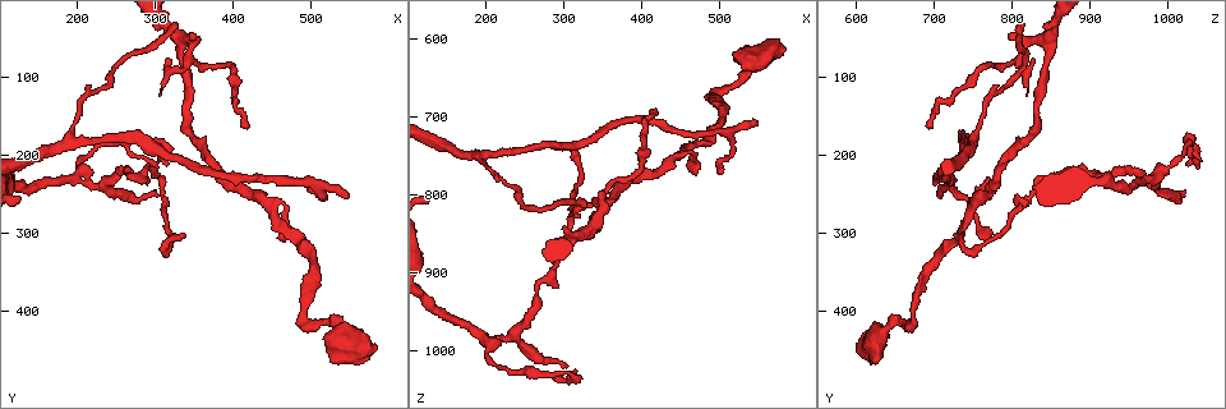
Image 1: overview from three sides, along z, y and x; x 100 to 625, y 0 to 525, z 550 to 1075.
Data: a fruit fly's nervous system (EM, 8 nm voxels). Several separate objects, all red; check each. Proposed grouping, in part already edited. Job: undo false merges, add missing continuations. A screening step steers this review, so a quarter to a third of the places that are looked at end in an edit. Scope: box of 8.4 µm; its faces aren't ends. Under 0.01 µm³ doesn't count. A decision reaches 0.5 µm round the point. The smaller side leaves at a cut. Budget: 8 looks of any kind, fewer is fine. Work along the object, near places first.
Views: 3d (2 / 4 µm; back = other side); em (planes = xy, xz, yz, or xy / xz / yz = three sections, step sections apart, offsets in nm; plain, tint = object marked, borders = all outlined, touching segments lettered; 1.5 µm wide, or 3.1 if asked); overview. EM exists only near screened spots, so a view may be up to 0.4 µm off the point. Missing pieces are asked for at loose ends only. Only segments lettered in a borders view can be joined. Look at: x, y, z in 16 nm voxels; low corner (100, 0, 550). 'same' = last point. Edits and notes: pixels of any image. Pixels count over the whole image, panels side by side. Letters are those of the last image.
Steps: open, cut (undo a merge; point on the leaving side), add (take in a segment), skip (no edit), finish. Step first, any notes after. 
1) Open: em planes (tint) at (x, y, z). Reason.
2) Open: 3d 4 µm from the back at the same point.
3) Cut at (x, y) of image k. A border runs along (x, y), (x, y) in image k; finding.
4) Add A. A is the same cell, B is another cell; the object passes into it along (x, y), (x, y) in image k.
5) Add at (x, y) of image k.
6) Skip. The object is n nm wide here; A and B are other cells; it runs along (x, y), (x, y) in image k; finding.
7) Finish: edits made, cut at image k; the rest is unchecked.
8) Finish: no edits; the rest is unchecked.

Open: em yz step 4 (tint) at (455, 285, 740). Branch point.

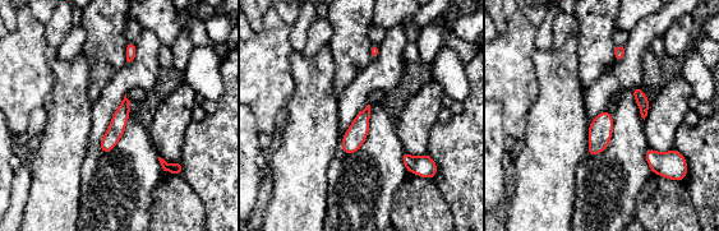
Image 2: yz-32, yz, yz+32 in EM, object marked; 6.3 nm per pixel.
Open: em planes (borders) at the same point. Another direction.

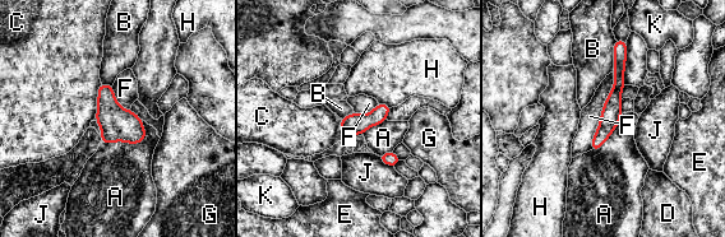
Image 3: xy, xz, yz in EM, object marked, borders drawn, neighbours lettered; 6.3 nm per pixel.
Skip. The object is 130 nm wide here; A, B, C, D, E, F, G, H, J and K are other cells; a border runs along (613, 73), (613, 87), (590, 149) in image 3; all the same neuron.

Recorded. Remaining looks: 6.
Open: em xz step 8 (borders) at (300, 255, 1025). Free end.

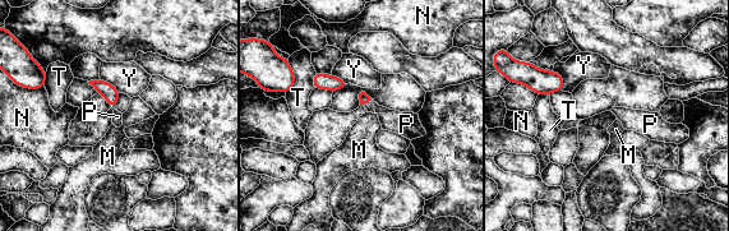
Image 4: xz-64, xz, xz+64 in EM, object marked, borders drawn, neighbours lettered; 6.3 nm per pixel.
Open: em planes (borders) at the same point. Cut it another way.

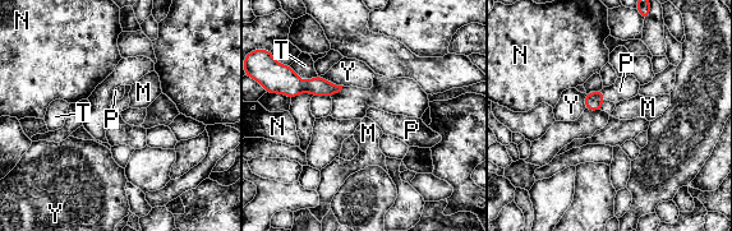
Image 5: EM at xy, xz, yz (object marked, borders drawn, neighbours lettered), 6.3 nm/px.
Add P. P is the same cell, M, N, T and Y are other cells; the neuron continues.

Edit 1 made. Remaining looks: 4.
Open: overview.

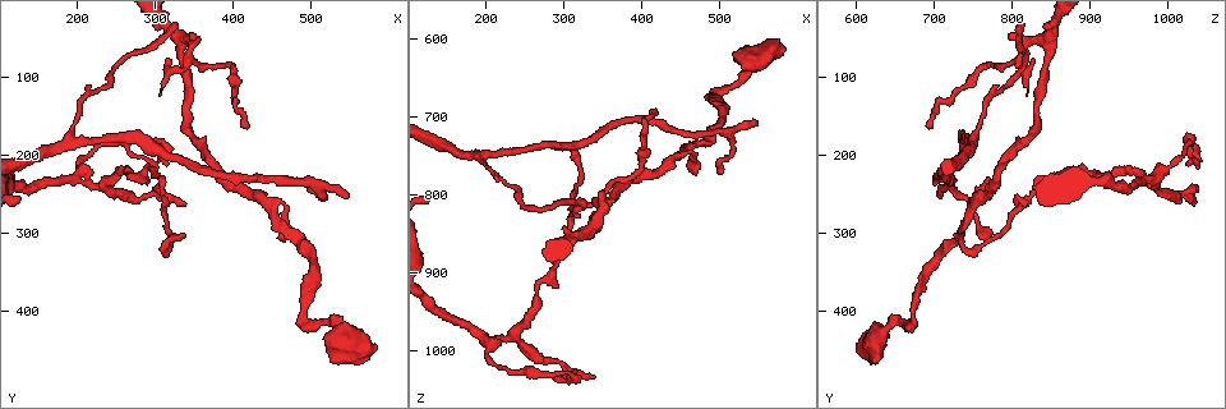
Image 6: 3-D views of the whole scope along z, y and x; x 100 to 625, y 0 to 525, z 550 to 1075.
Open: em yz step 8 (borders) at (580, 445, 610). Free end.

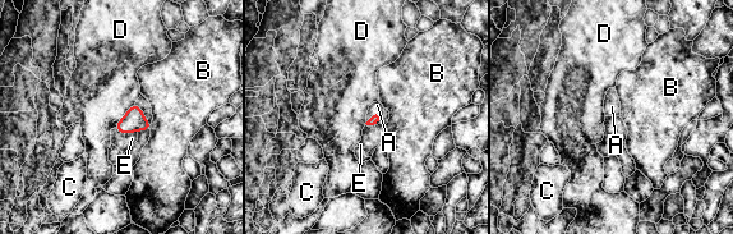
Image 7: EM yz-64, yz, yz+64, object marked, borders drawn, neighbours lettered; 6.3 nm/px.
Add A. A is the same cell, B, C, D and E are other cells; it goes on there.

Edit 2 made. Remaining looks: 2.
Finish: edits made, add at image 5, add at image 7; the rest is unchecked.

